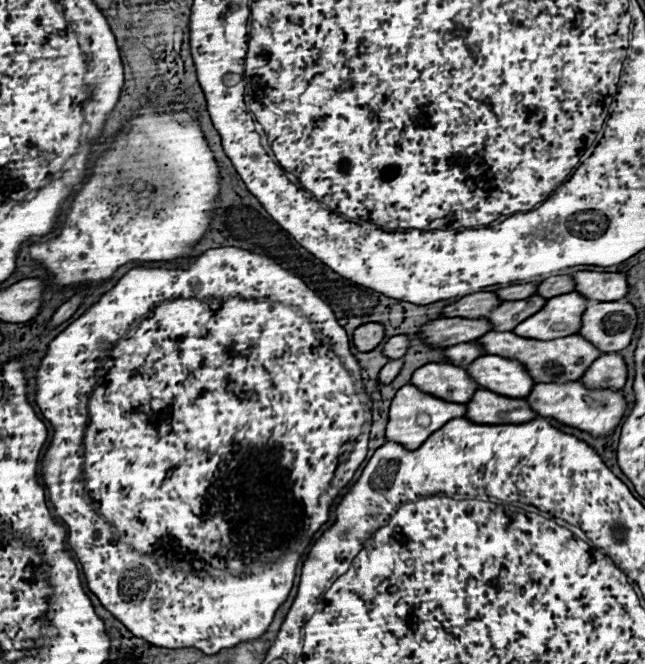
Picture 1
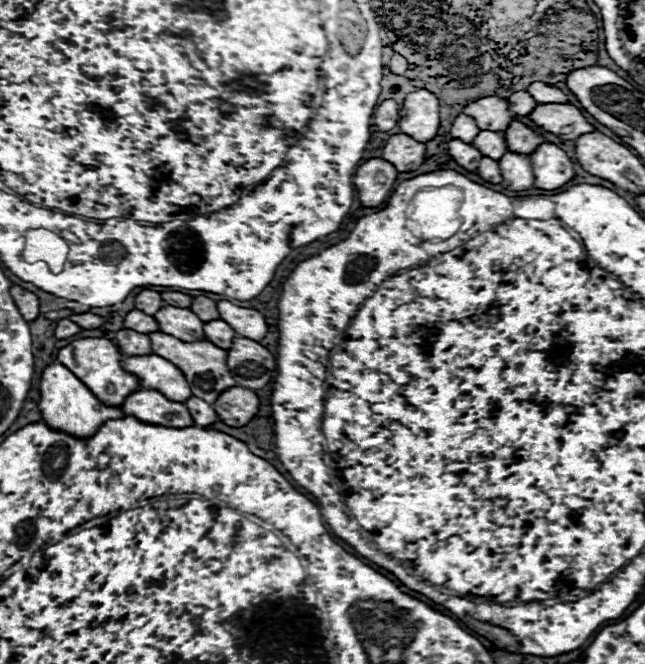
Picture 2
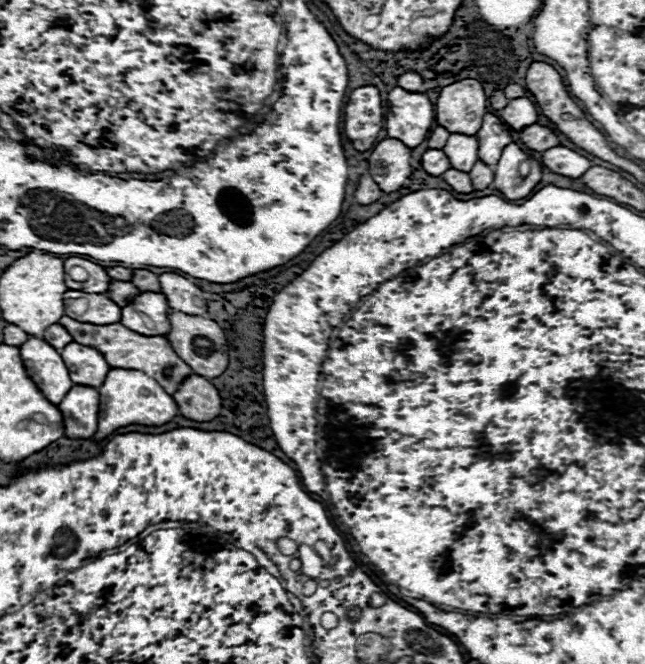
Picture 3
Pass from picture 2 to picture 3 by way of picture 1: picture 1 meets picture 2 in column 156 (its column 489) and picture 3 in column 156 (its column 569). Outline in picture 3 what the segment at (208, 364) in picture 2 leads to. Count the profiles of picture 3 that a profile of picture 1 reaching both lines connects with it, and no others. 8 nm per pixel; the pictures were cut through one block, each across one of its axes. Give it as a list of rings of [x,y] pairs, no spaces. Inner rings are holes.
[[[62,316],[60,324],[72,334],[74,342],[100,350],[112,368],[142,370],[150,378],[158,380],[158,384],[162,384],[162,388],[166,388],[166,392],[170,392],[170,394],[174,394],[178,390],[178,386],[182,384],[182,380],[186,380],[186,376],[192,374],[192,368],[172,350],[170,342],[164,336],[142,336],[142,334],[132,332],[130,328],[122,326],[120,322],[106,324],[106,326],[94,326],[94,324],[78,324],[76,320]]]

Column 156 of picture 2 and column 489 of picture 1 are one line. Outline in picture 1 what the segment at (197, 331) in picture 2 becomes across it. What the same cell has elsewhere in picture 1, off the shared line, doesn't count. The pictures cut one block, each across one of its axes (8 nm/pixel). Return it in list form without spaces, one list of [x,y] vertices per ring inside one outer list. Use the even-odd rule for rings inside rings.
[[[530,296],[528,300],[502,302],[492,312],[488,312],[486,318],[492,324],[492,330],[496,330],[496,332],[498,330],[500,332],[510,332],[510,330],[516,328],[516,324],[520,324],[522,320],[532,316],[532,312],[538,312],[542,306],[544,306],[544,298]]]

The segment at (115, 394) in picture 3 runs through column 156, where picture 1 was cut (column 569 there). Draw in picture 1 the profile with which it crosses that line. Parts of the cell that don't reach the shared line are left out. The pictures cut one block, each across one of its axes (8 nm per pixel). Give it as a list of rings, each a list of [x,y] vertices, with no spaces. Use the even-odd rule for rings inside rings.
[[[568,382],[568,384],[534,384],[534,388],[530,390],[530,394],[526,396],[530,408],[542,416],[542,418],[554,418],[566,426],[574,426],[580,430],[586,430],[594,436],[606,436],[610,434],[624,410],[626,410],[626,402],[624,396],[616,390],[588,390],[582,386],[582,382]]]

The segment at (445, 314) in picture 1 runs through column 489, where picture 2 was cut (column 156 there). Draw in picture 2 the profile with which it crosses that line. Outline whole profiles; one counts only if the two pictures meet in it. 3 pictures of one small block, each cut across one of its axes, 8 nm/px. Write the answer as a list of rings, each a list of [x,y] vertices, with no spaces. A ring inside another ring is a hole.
[[[142,290],[136,296],[136,308],[142,310],[148,316],[154,316],[162,306],[166,306],[166,302],[162,300],[160,292],[152,292],[152,290]]]

